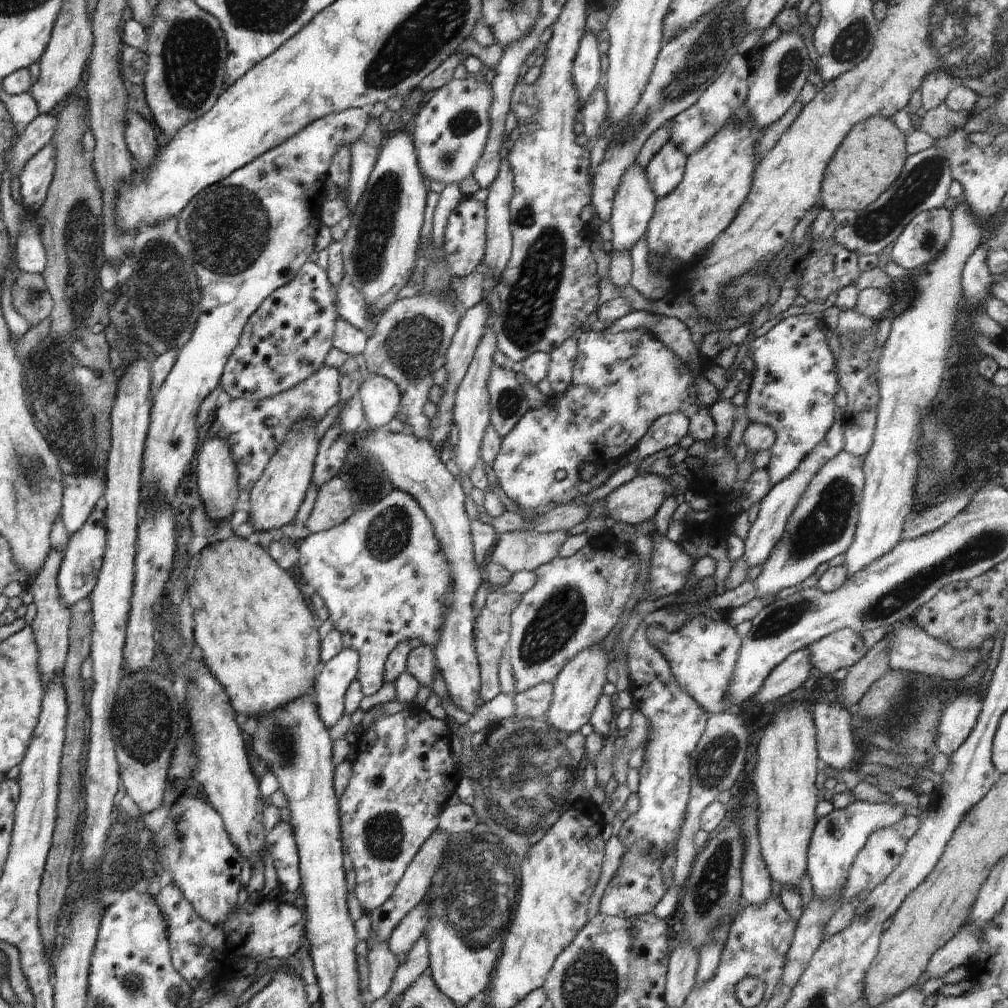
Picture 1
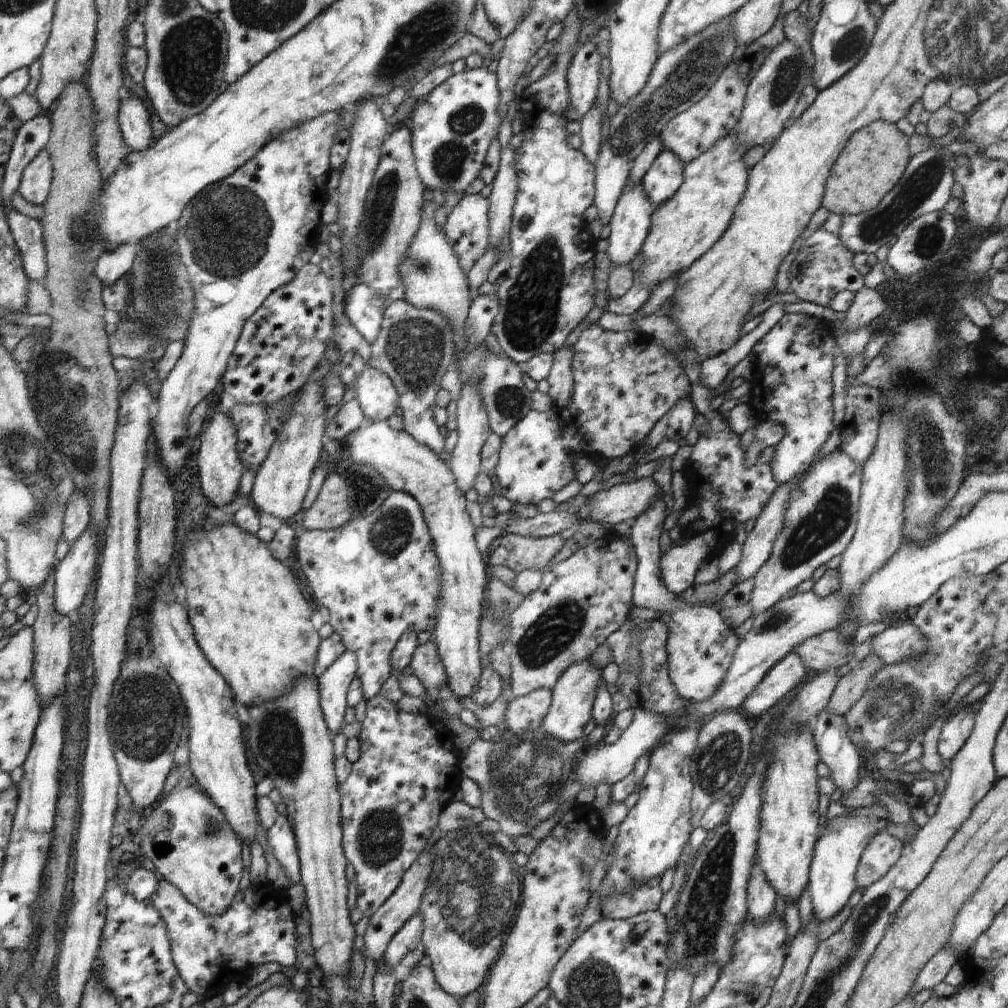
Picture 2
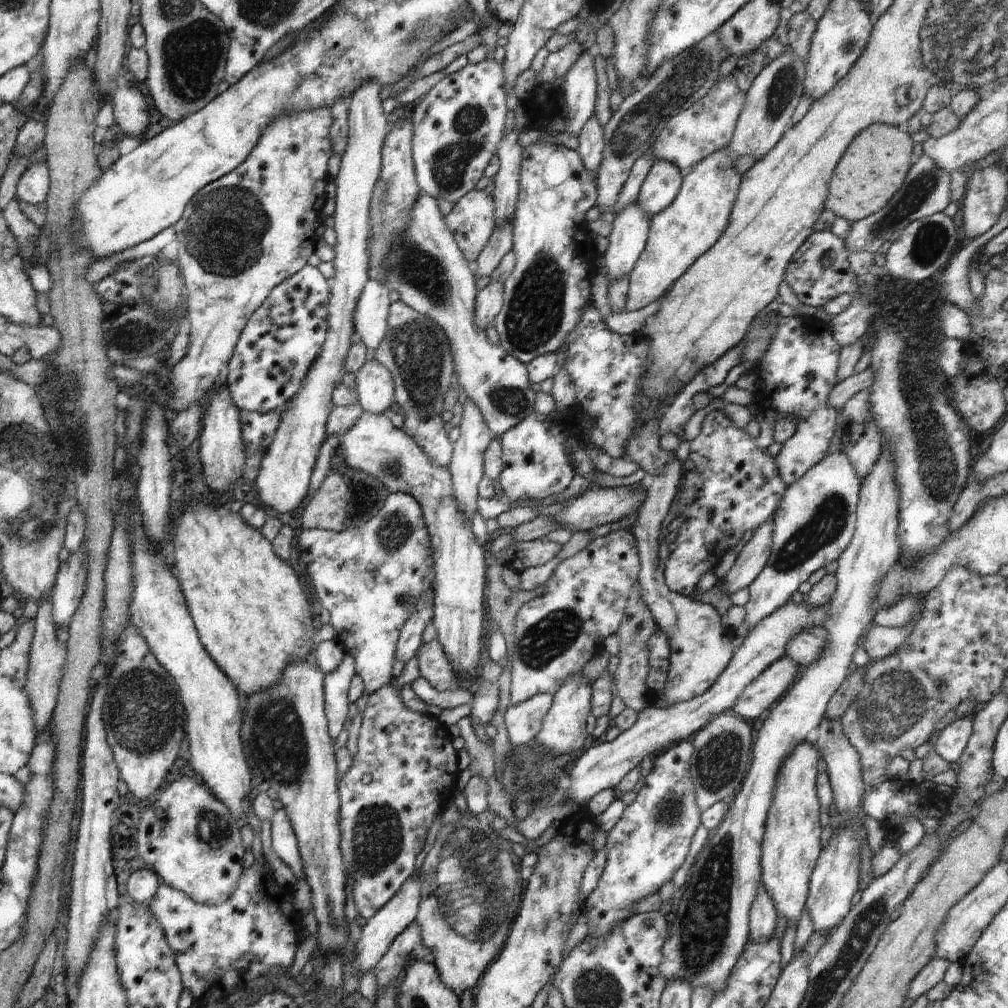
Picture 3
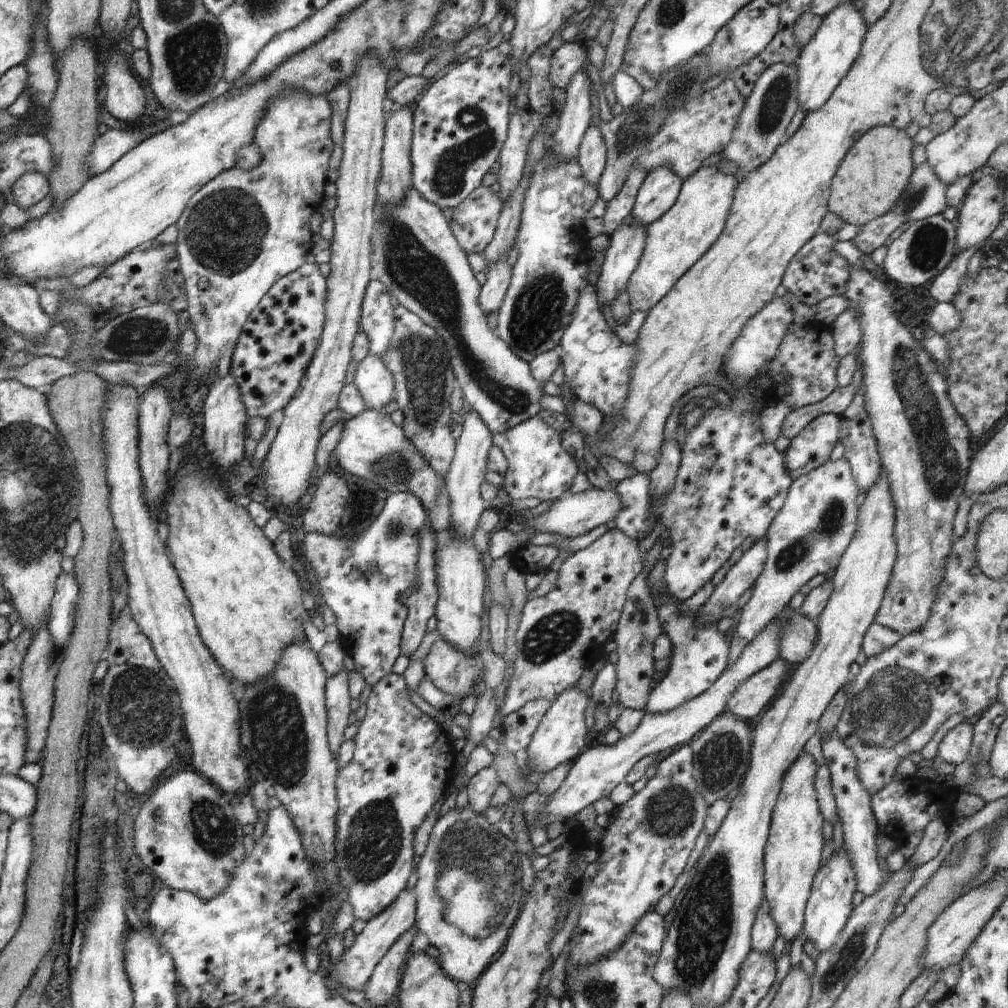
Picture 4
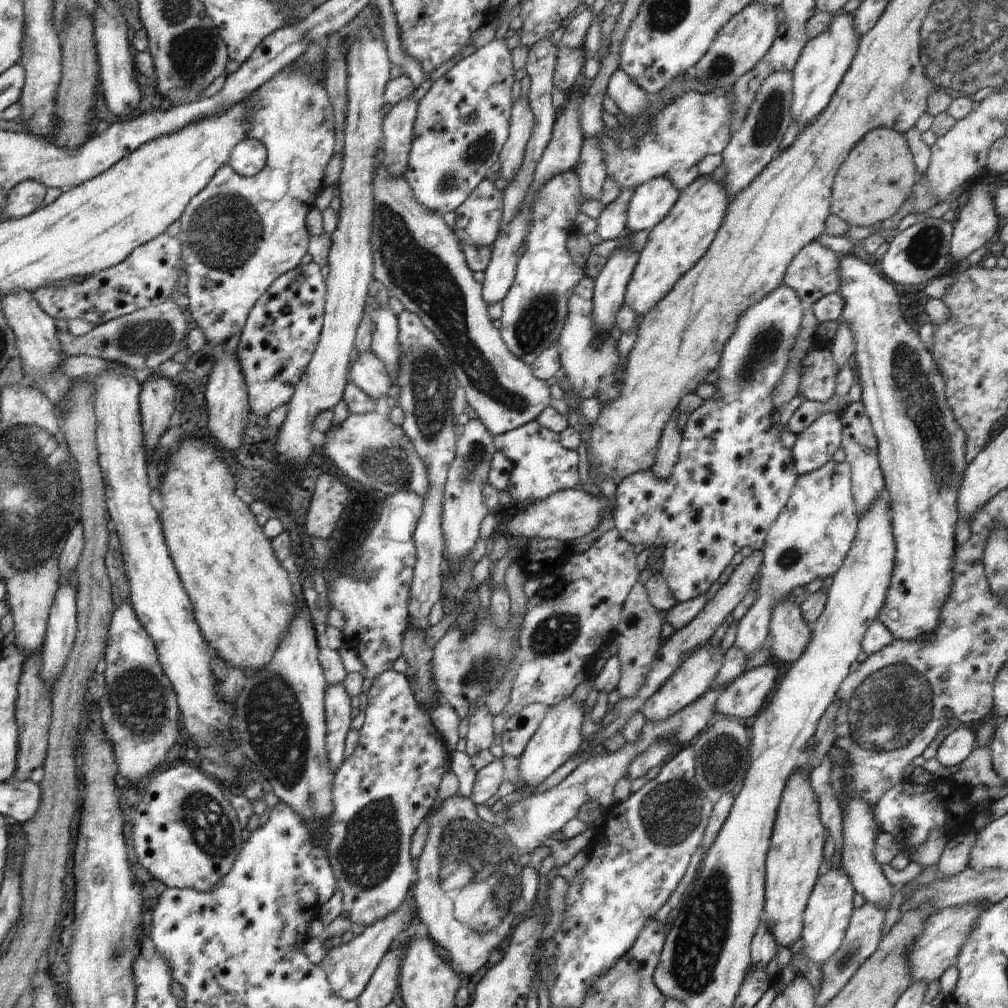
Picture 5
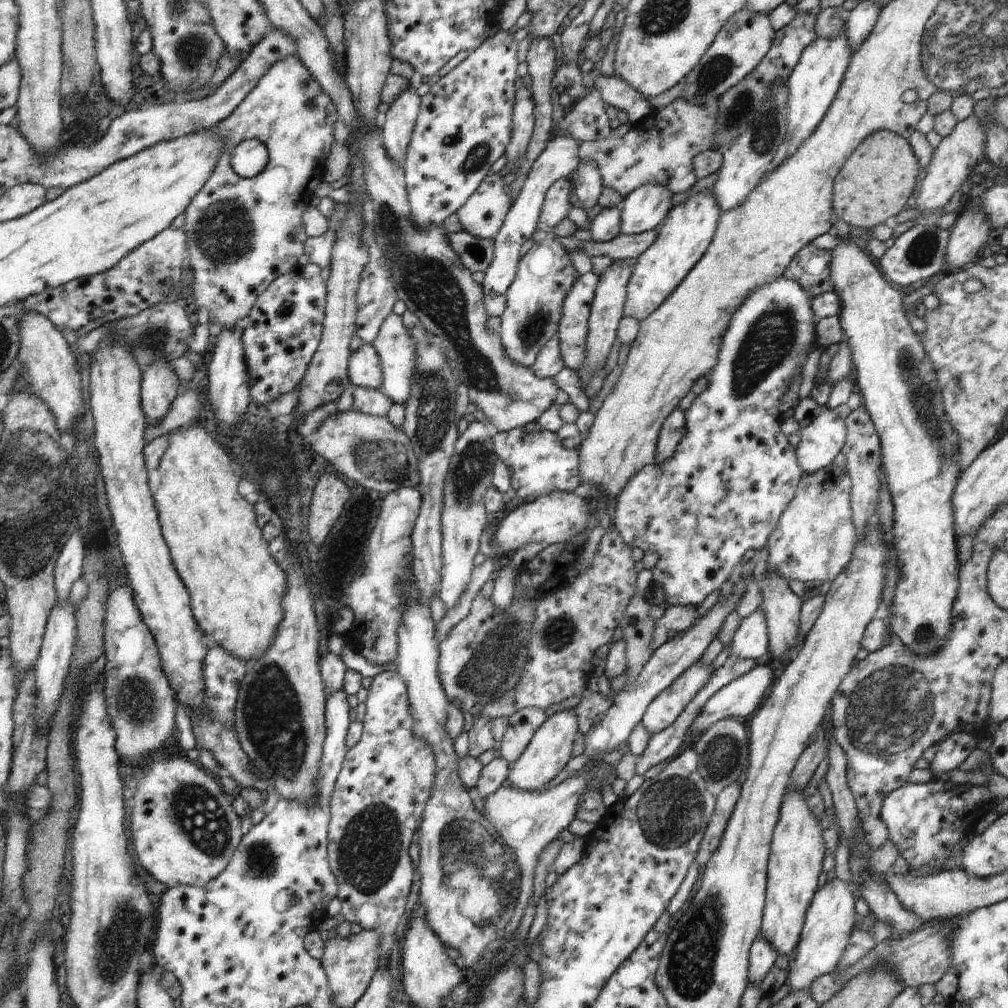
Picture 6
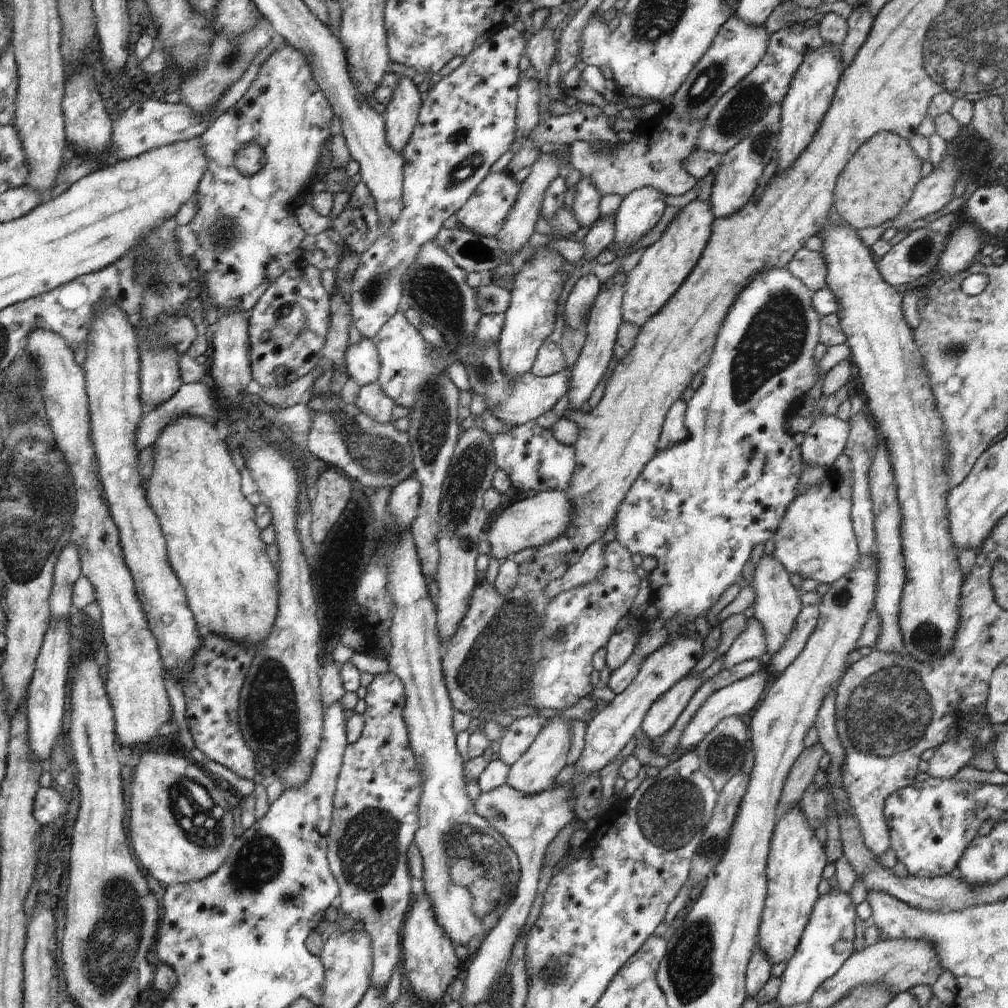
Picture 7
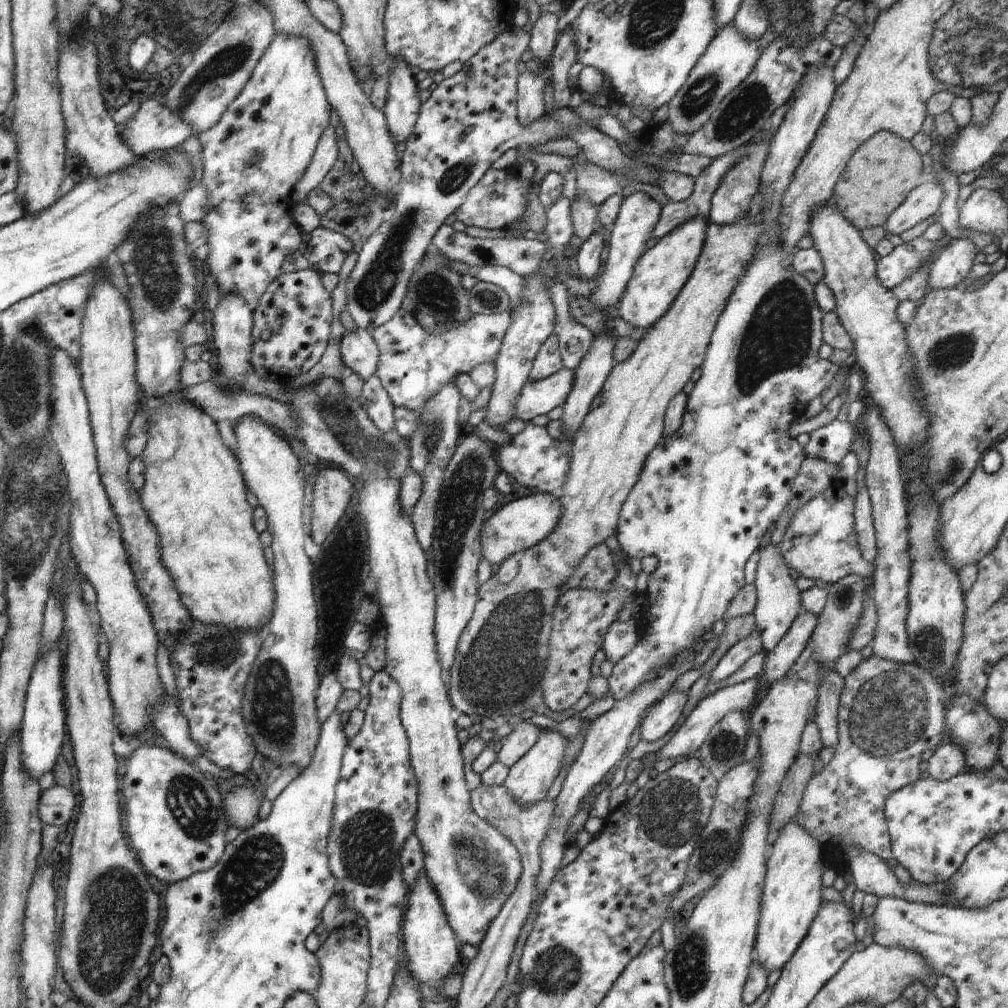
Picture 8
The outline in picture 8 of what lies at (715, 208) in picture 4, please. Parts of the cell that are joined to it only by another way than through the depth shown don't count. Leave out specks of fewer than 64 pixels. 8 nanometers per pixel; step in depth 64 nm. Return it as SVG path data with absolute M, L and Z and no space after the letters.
M701 217L682 224L642 254L618 305L616 316L632 327L645 331L666 315L694 271L702 251L707 224Z

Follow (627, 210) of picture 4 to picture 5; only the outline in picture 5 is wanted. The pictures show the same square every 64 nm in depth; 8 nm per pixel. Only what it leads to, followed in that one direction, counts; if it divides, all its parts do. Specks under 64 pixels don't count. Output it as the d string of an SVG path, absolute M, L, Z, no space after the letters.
M622 189L617 200L608 204L598 220L598 228L596 234L604 240L619 238L626 232L627 207L635 189Z

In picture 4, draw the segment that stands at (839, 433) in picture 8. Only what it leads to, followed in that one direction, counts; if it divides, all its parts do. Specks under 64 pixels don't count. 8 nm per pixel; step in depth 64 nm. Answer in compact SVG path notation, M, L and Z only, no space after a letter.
M825 413L813 419L792 439L784 452L786 467L793 480L831 460L832 450L840 439L840 422L838 415Z

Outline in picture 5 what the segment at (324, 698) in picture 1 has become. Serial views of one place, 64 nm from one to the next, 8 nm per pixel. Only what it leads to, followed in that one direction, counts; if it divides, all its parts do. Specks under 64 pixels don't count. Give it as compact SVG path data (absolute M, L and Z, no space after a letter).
M343 684L328 685L325 693L325 720L327 738L325 750L327 764L335 775L345 760L345 739L351 730L351 697L346 693Z

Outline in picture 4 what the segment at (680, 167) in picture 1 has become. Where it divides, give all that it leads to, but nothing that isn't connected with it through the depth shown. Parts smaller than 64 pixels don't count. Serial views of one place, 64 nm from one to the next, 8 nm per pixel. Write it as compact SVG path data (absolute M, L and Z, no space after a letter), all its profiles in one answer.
M661 167L645 176L631 211L634 223L648 227L658 221L678 200L682 181Z

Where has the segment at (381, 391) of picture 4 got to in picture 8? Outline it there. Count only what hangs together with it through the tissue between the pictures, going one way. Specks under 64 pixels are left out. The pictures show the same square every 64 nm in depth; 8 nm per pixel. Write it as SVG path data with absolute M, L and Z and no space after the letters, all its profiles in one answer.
M357 327L354 332L346 332L339 346L344 365L364 381L376 373L379 351L366 330Z

